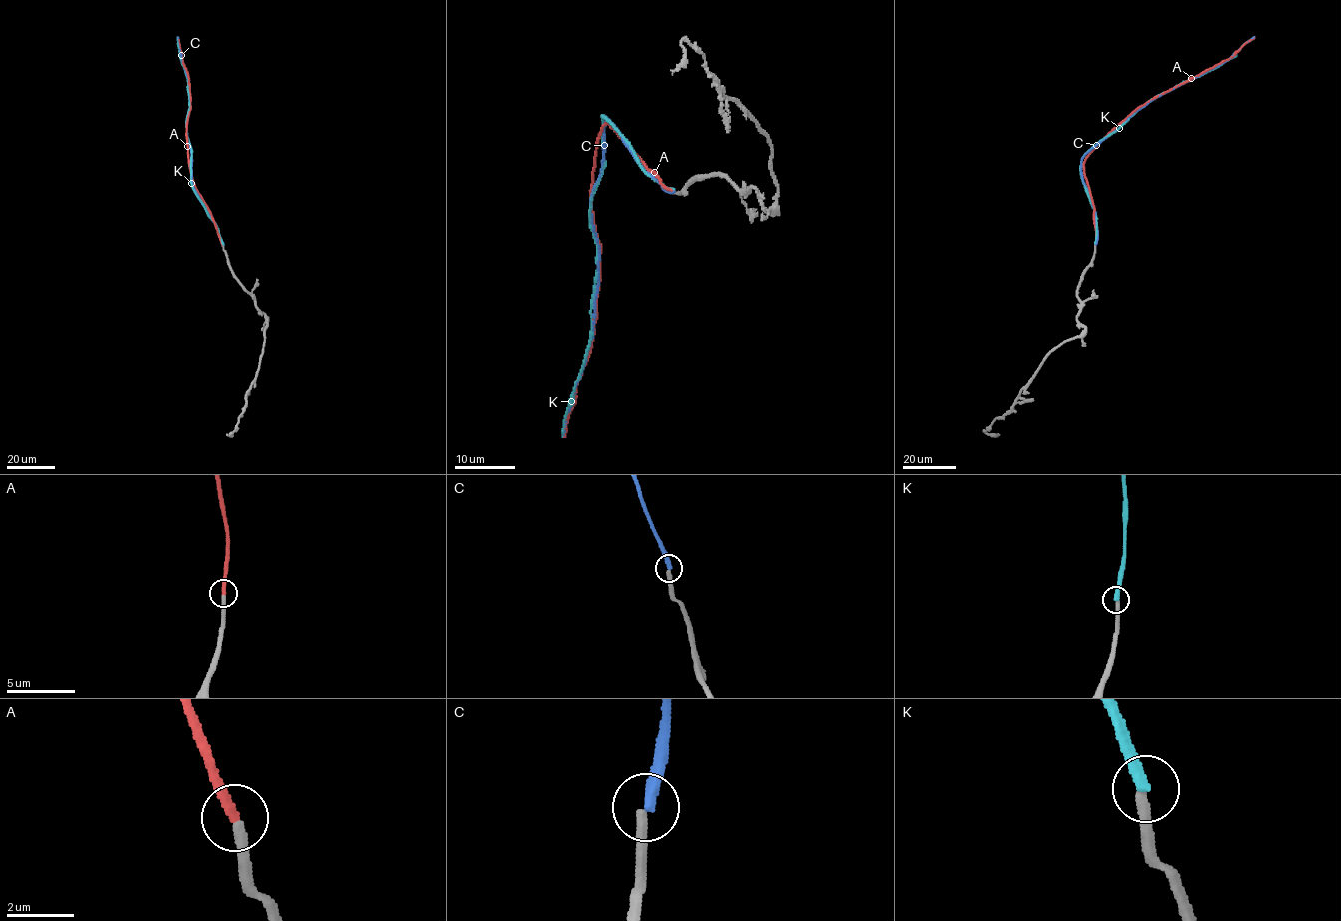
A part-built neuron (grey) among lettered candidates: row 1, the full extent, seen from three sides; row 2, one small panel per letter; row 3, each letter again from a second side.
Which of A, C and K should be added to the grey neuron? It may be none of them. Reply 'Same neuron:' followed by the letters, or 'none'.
Same neuron: A

